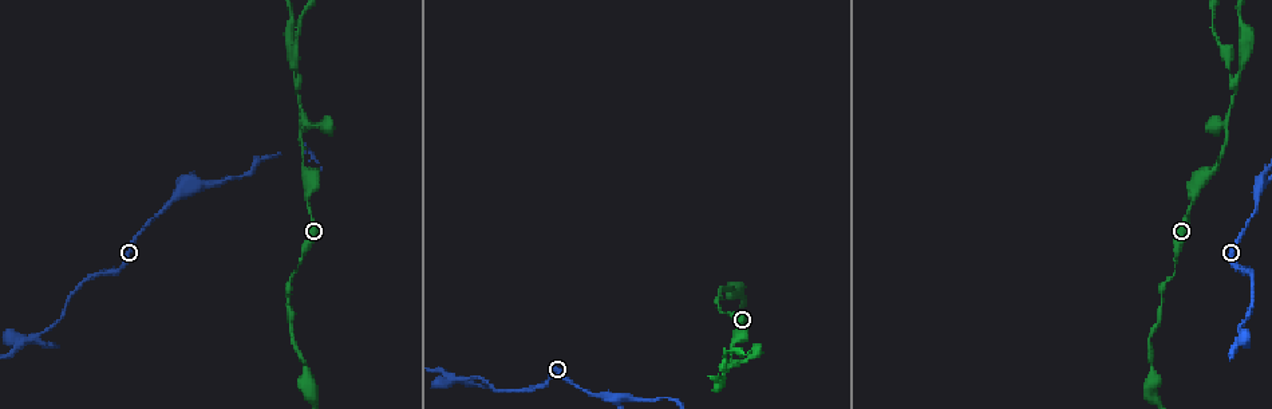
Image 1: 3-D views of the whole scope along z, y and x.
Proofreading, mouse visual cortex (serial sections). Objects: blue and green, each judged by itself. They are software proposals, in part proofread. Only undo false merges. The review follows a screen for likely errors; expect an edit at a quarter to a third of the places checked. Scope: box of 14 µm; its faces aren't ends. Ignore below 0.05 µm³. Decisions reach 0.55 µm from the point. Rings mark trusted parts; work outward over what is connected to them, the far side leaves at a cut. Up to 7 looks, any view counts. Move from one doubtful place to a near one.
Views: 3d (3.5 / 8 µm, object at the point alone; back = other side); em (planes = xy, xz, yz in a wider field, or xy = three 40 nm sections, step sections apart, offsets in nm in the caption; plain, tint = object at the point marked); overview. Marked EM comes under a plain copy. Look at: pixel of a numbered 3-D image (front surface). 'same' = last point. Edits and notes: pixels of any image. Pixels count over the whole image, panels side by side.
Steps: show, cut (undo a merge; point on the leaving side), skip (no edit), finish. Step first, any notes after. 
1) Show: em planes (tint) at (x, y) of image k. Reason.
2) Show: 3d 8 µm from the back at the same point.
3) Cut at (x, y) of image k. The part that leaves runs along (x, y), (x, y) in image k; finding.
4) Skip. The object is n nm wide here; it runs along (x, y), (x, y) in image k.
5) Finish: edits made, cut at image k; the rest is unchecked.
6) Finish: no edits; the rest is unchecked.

Show: 3d 3.5 µm at (454, 376) of image 1. A fork.

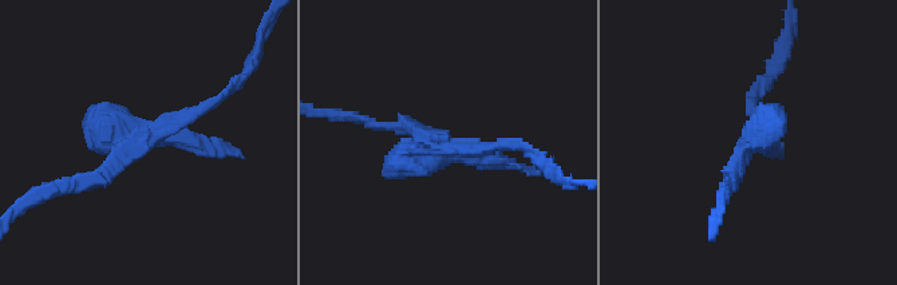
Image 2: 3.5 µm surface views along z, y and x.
Show: em xy step 3 (tint) at (144, 134) of image 2.

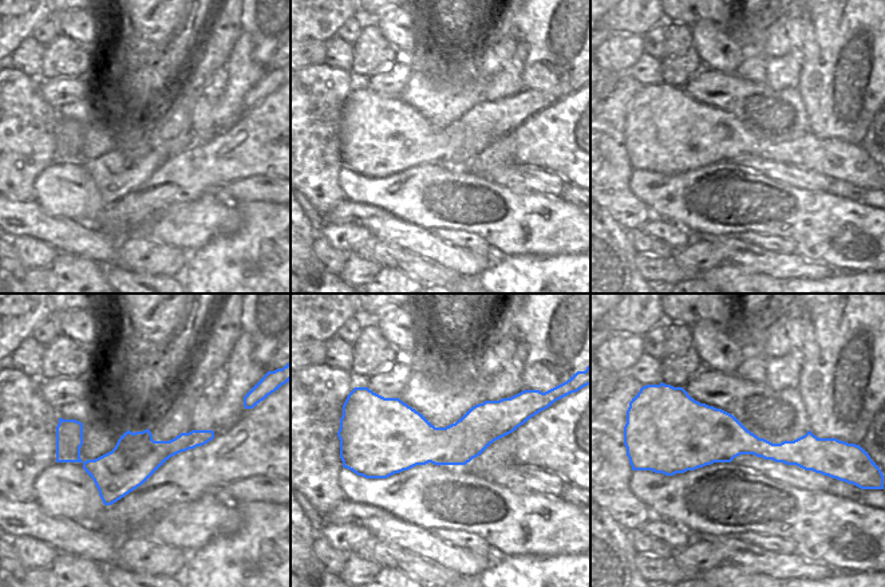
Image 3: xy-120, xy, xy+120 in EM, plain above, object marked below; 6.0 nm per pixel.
Cut at (407, 170) of image 2. The part that leaves runs along (441, 157), (407, 157), (387, 174) in image 2; two cells meet here.

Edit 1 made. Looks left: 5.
Show: overview.

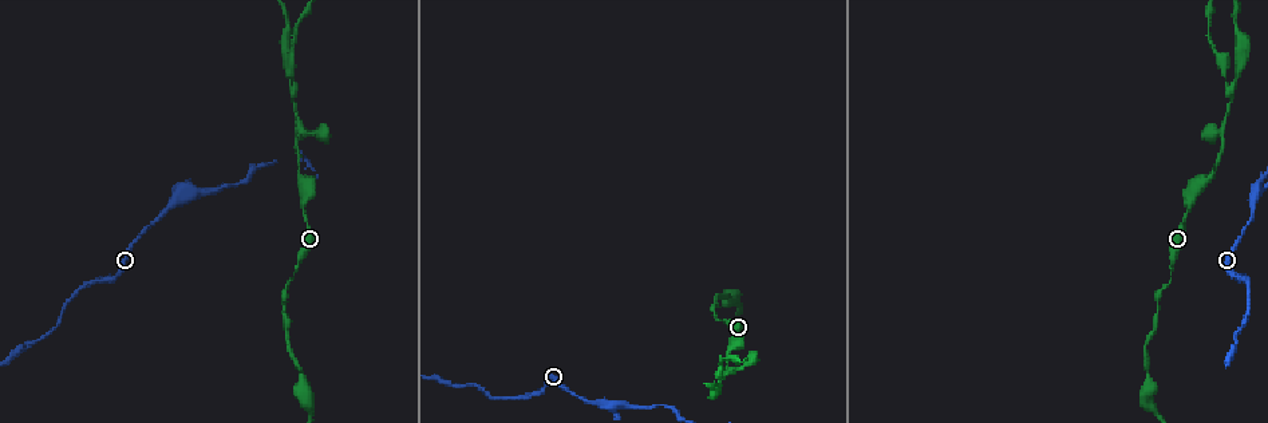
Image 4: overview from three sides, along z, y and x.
Show: 3d 3.5 µm at (303, 199) of image 4. Thin neck.

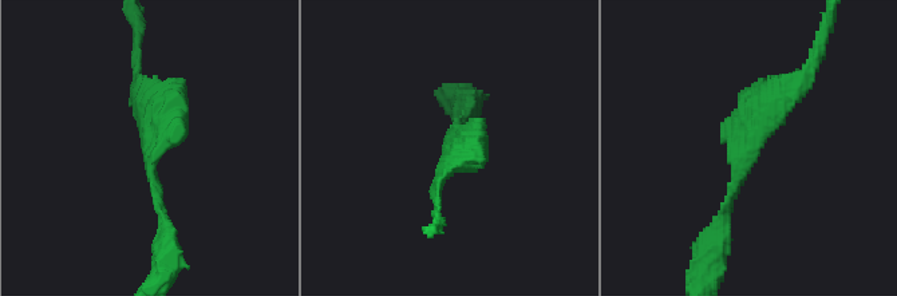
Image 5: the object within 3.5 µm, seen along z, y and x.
Show: em xy step 1 (tint) at (154, 144) of image 5. Now the EM.

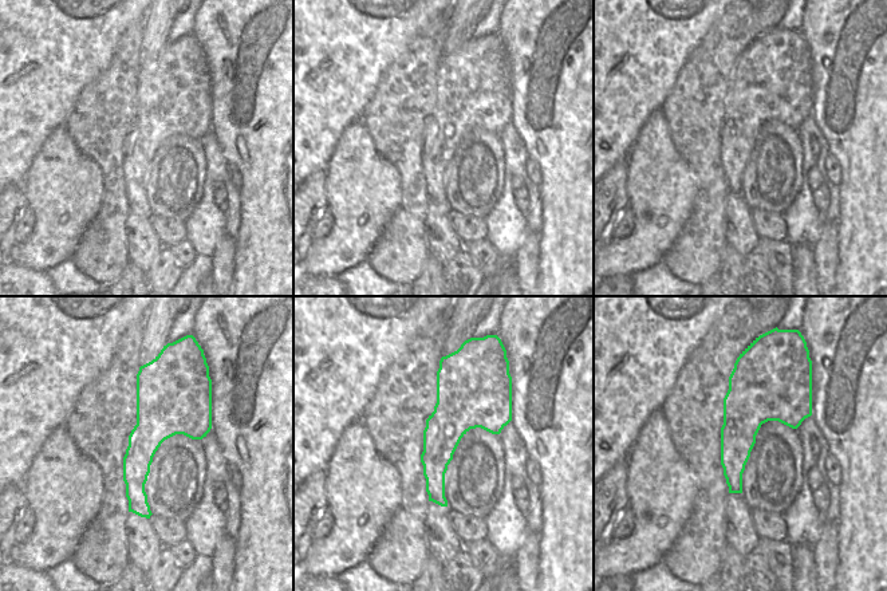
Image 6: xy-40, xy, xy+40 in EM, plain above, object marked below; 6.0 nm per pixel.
Skip. It runs along (718, 223), (759, 115), (801, 83) in image 5; continuous, no second cell.

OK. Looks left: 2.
Show: 3d 3.5 µm from the back at (1230, 95) of image 4. Two arms in line, one across.

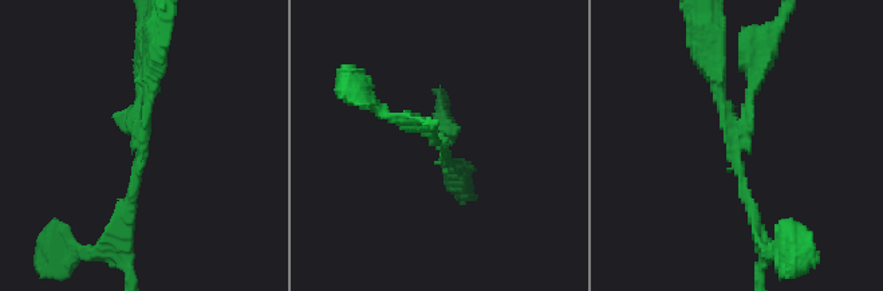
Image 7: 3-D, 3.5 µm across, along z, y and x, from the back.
Show: em xy step 3 (tint) at (444, 150) of image 7. Shape alone is not enough.

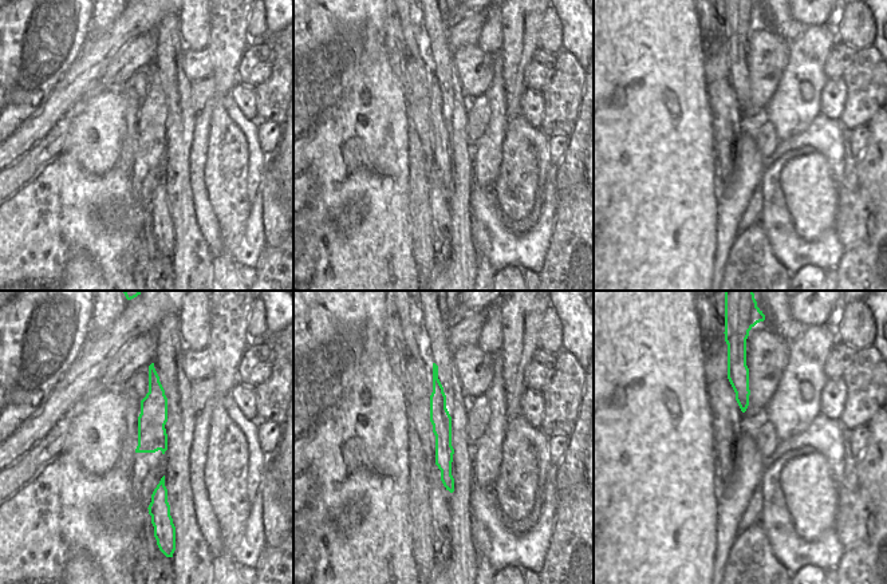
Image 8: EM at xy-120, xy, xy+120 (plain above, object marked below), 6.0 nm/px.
Cut at (752, 70) of image 7. 3 arms meet here; the arms are 150, 150, 200 nm wide; the part that leaves runs along (738, 138), (756, 55), (776, 31) in image 7; a second cell is stuck on.

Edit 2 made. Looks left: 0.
Finish: edits made, cut at image 2, cut at image 7; the rest is unchecked.

